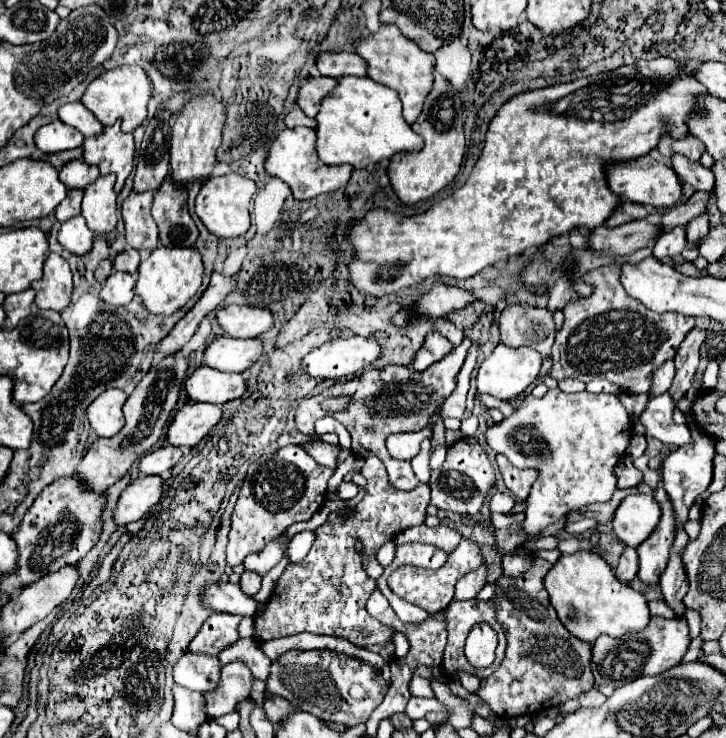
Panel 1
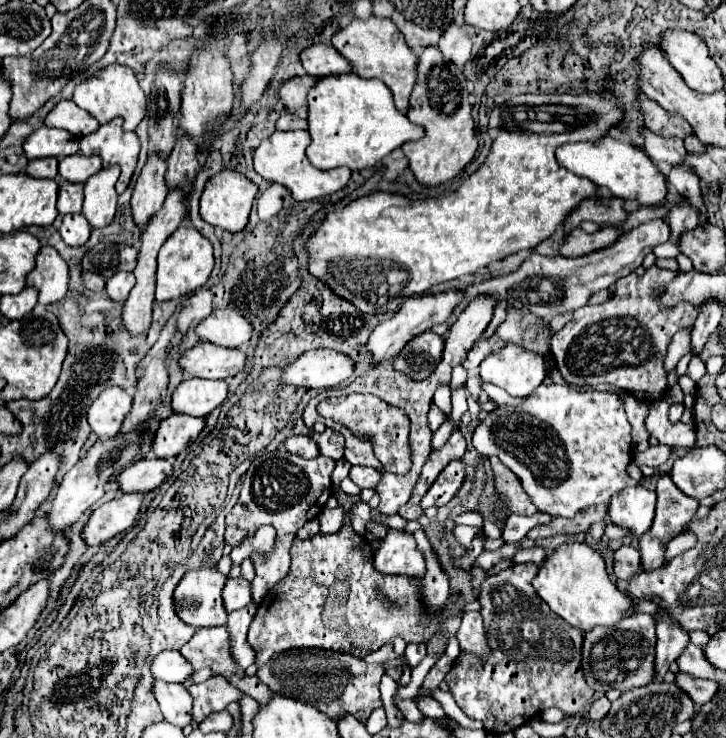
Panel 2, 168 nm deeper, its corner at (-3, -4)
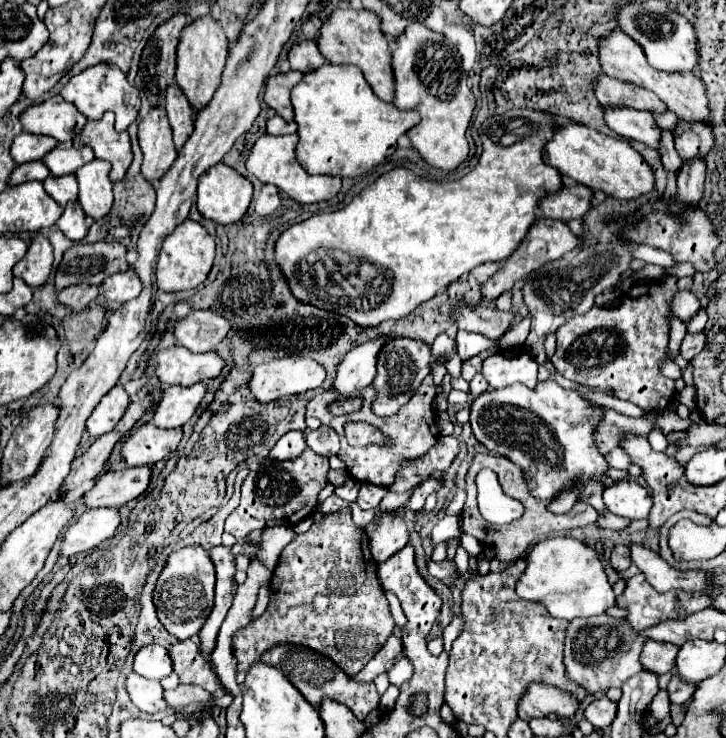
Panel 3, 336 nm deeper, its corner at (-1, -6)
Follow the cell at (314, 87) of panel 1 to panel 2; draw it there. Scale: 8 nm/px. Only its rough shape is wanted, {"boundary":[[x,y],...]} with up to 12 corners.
{"boundary":[[304,74],[280,86],[288,112],[306,118],[306,92],[316,76]]}

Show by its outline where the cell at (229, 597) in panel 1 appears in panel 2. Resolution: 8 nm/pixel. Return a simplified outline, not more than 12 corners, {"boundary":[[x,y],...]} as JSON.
{"boundary":[[212,566],[188,570],[174,610],[194,628],[226,626],[226,576]]}

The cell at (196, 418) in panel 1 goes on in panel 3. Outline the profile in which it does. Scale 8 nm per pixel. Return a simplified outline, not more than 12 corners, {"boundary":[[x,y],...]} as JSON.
{"boundary":[[144,424],[126,438],[126,466],[154,466],[178,448],[182,428]]}

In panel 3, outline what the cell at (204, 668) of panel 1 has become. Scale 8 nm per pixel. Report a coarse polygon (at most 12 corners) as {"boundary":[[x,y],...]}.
{"boundary":[[144,646],[134,656],[134,672],[162,680],[172,672],[164,646]]}

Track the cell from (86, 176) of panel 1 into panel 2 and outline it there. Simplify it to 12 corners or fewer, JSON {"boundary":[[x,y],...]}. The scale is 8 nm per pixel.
{"boundary":[[72,154],[58,162],[60,178],[84,184],[102,160]]}

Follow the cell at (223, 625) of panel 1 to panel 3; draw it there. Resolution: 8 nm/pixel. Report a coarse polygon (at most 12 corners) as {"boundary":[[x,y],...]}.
{"boundary":[[198,644],[170,646],[174,672],[182,684],[226,694],[212,662]]}

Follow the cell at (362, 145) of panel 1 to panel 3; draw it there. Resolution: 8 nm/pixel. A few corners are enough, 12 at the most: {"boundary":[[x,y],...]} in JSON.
{"boundary":[[326,62],[292,90],[308,174],[366,174],[420,124]]}

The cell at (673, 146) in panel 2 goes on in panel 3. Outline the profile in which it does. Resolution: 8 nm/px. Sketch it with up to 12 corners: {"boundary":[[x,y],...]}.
{"boundary":[[604,108],[622,138],[658,148],[662,130],[650,112]]}

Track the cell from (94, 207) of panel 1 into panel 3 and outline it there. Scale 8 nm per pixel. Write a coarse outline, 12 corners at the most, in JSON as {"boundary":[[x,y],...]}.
{"boundary":[[110,164],[76,172],[78,202],[92,220],[112,210]]}

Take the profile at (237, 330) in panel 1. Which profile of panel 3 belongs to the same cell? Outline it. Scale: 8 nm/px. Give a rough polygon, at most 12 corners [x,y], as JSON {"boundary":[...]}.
{"boundary":[[208,310],[176,322],[176,344],[212,352],[232,324]]}

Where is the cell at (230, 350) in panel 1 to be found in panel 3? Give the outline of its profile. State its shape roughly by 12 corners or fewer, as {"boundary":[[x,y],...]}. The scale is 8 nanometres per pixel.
{"boundary":[[184,346],[158,352],[162,384],[192,386],[220,376],[216,352],[194,354]]}

